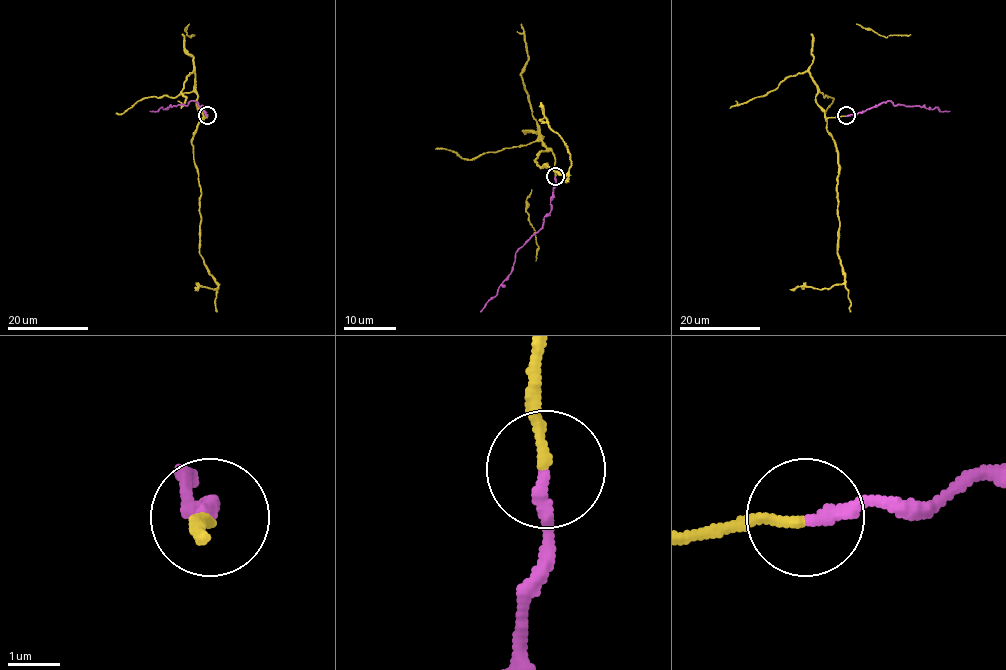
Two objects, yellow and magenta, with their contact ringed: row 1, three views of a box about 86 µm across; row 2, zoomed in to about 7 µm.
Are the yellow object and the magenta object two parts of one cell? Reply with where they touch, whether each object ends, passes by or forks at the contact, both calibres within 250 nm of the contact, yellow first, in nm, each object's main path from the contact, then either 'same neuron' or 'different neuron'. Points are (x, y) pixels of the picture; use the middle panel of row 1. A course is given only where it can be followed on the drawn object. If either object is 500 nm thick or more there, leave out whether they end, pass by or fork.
at (555, 176); yellow ends there; magenta ends there; 200 nm thick on the yellow side, 240 nm on the other; yellow runs (555, 175), (555, 156), (542, 150), (538, 165), (547, 164), (554, 171), (565, 174), (571, 158), (540, 102); magenta runs (555, 175), (551, 211), (544, 218), (543, 225), (515, 253), (511, 273), (480, 311); same neuron

